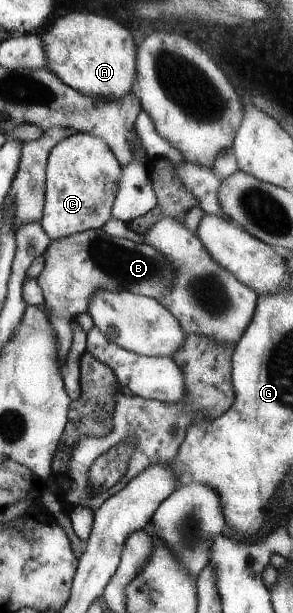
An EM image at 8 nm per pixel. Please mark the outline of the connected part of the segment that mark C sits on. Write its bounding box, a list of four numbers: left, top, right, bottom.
[39,133,122,240]

